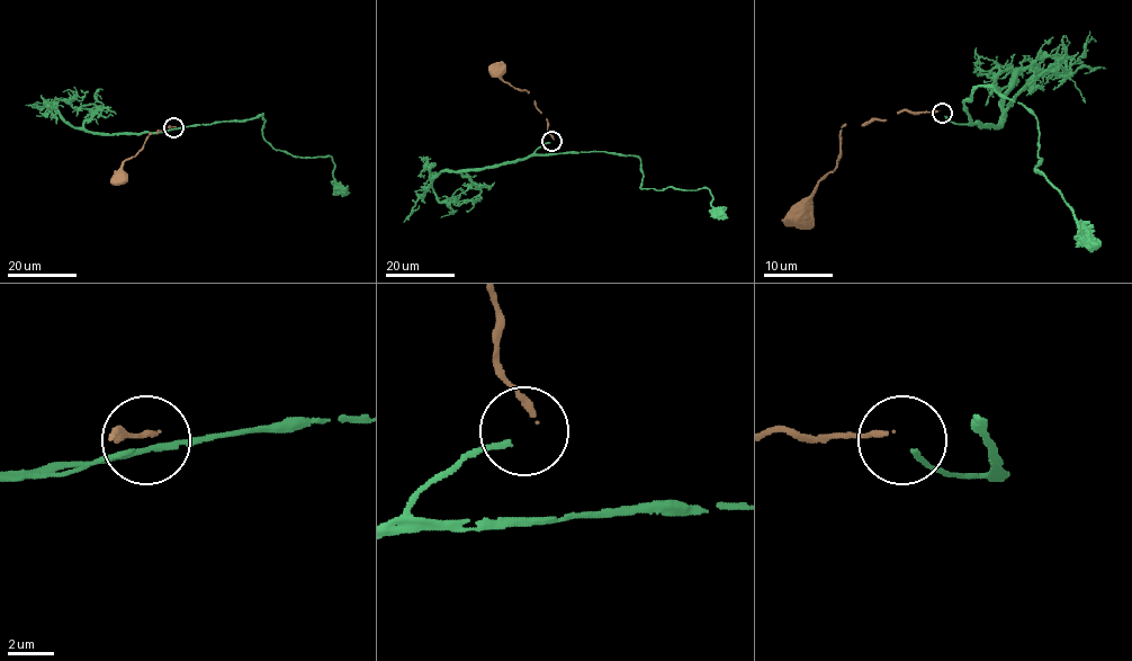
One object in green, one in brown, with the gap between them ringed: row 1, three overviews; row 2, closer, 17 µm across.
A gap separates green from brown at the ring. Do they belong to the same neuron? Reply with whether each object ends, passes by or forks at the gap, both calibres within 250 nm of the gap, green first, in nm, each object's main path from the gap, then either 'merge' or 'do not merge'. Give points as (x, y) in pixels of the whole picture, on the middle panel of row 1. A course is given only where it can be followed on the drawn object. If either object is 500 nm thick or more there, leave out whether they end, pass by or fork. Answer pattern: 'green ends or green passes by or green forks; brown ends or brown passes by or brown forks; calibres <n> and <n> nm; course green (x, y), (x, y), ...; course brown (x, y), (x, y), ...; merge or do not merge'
green ends; brown ends; calibres 240 and 180 nm; course green (550, 142), (535, 153), (635, 155), (643, 173), (641, 189), (708, 188), (711, 205), (727, 219); course brown (553, 139), (547, 121), (528, 91), (515, 89), (497, 72); do not merge

